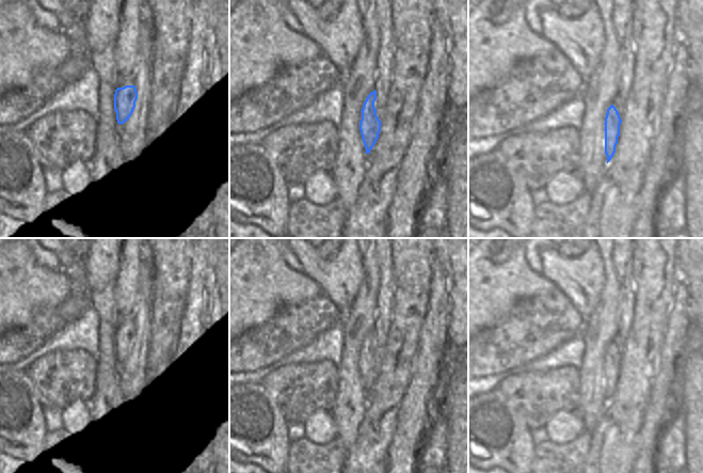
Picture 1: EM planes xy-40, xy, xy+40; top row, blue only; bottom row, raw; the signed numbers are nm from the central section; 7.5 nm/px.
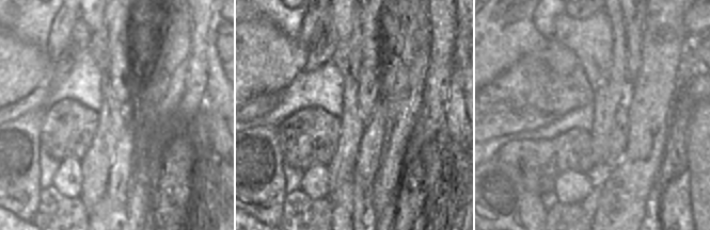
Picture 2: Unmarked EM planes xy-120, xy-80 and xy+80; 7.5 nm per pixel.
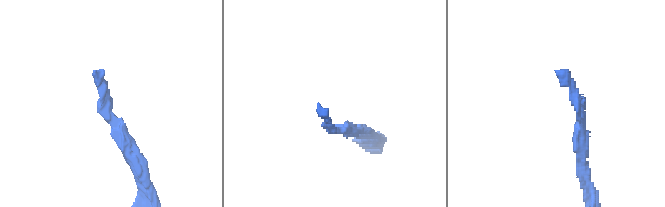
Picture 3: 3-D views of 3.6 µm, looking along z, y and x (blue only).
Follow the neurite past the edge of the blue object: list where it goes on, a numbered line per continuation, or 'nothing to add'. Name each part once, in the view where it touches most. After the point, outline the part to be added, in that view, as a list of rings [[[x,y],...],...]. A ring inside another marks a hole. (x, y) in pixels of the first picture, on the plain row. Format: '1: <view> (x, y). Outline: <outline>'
nothing to add

